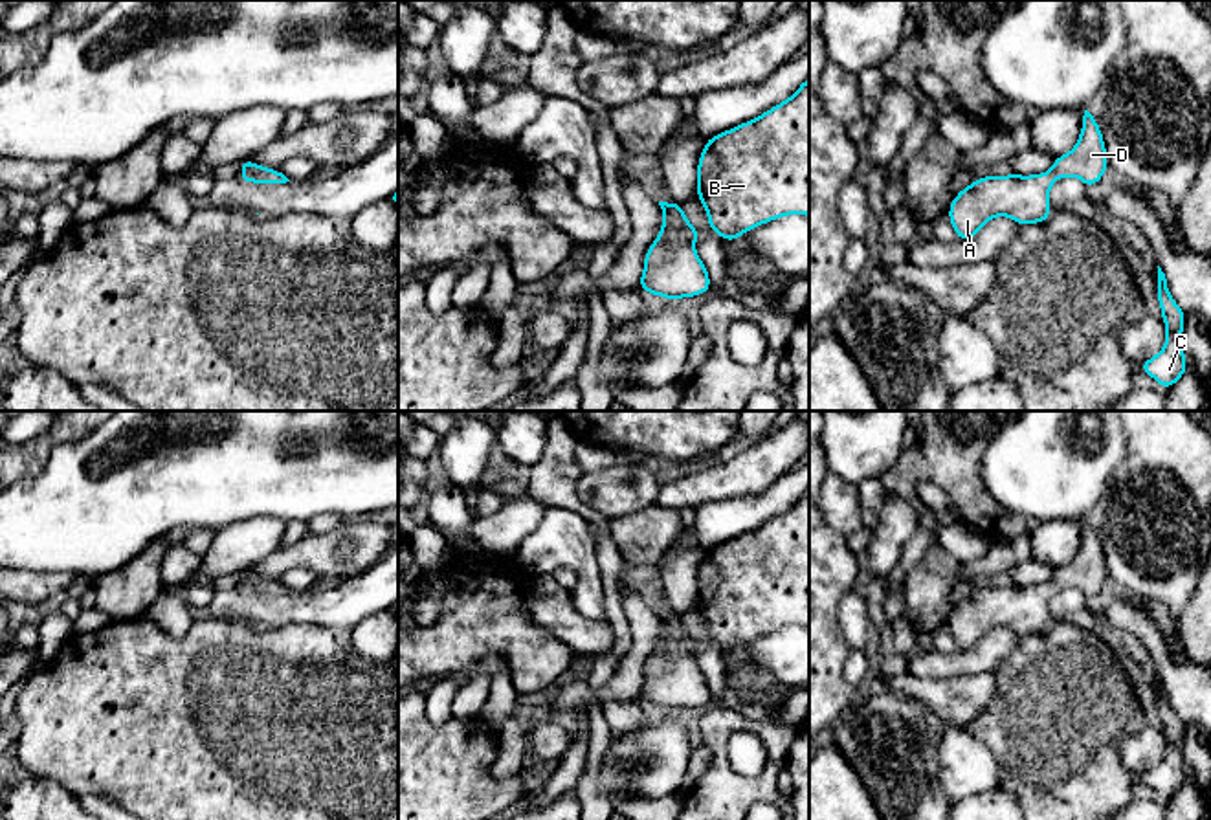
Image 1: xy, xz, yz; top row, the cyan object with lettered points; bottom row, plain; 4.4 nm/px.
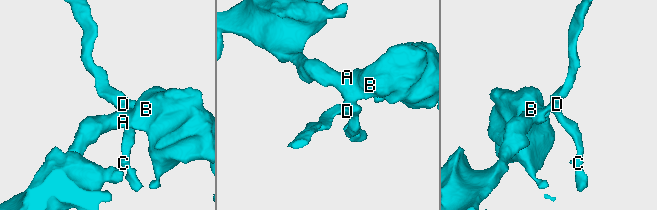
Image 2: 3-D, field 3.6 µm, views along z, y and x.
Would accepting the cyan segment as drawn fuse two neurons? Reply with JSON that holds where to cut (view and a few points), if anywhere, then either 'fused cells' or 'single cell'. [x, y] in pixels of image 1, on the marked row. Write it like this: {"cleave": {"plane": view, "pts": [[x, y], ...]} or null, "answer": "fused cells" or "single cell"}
{"cleave": null, "answer": "single cell"}

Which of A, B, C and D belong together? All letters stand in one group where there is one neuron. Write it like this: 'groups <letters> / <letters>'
groups A B C D

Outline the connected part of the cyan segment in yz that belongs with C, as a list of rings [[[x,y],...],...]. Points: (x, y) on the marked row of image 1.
[[[1160,266],[1156,295],[1161,308],[1167,338],[1163,349],[1156,356],[1143,361],[1139,371],[1154,378],[1163,387],[1163,391],[1167,391],[1187,372],[1182,343],[1185,312],[1174,303],[1167,286],[1165,273]]]

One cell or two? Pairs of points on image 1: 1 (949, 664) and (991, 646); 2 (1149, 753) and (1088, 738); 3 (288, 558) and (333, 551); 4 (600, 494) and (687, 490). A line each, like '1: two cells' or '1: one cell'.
1: one cell
2: two cells
3: one cell
4: two cells

